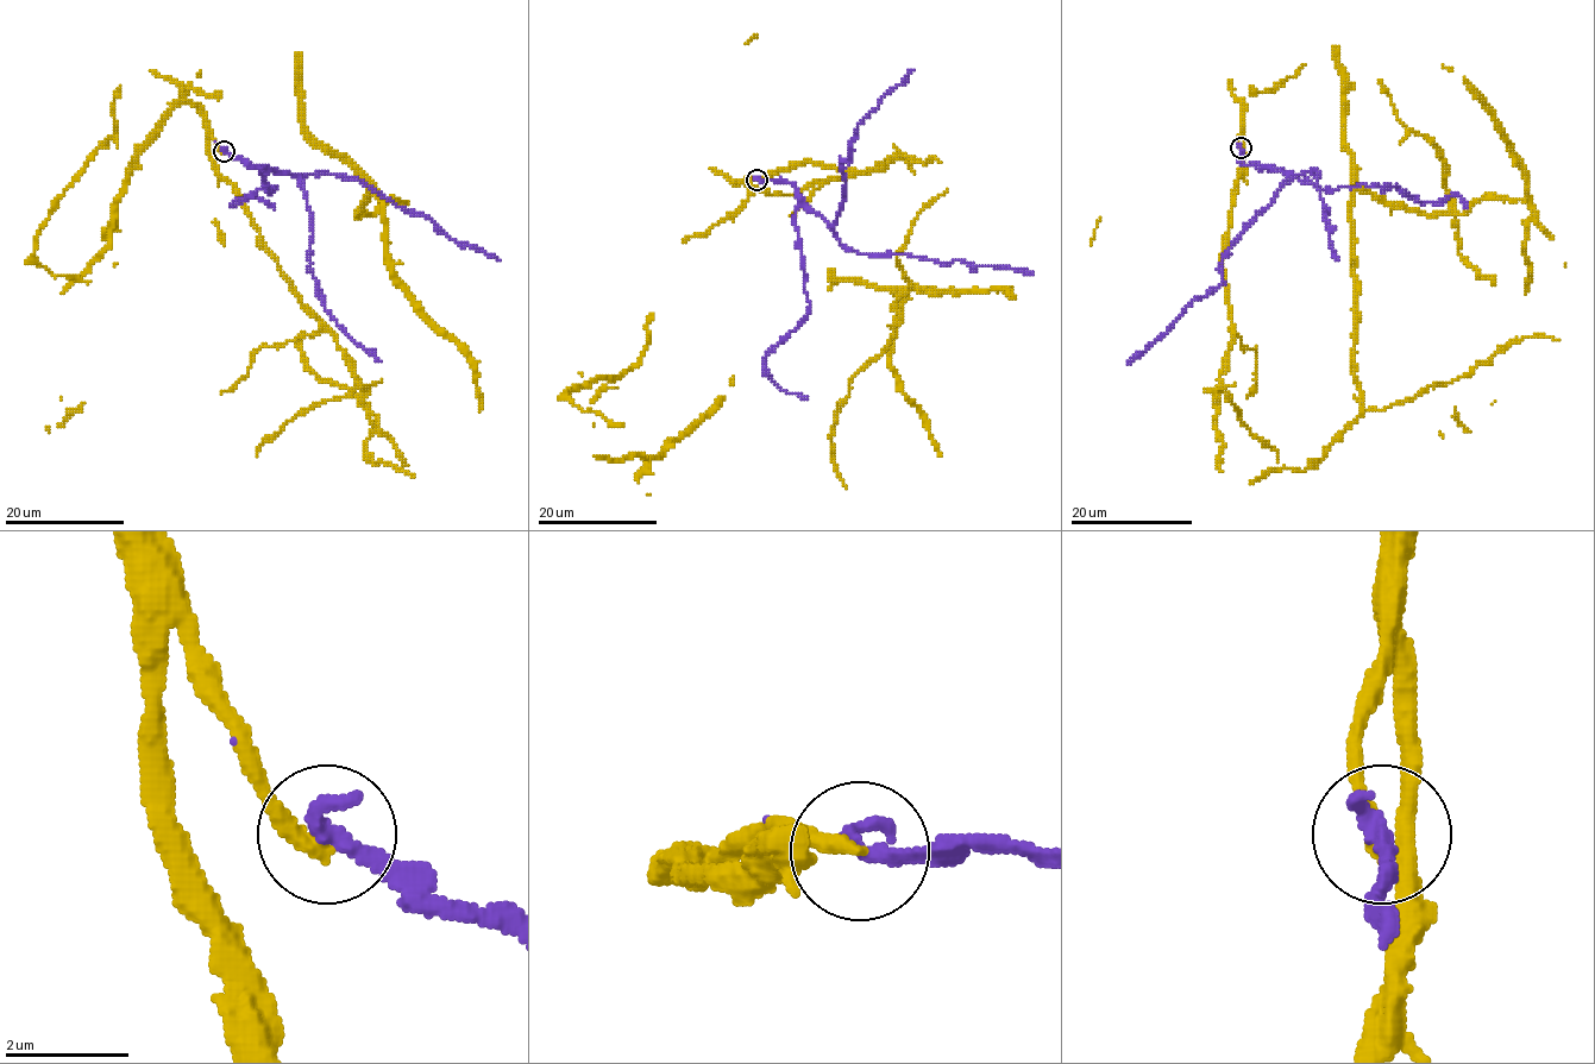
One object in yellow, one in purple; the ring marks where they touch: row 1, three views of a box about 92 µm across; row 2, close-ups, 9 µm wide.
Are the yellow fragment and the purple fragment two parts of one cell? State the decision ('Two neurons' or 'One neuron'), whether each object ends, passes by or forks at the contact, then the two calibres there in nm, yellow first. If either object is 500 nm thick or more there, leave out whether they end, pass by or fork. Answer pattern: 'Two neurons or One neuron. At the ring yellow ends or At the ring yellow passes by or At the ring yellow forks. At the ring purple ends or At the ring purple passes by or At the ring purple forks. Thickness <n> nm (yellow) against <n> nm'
One neuron. At the ring yellow ends. At the ring purple ends. Thickness 280 nm (yellow) against 340 nm

